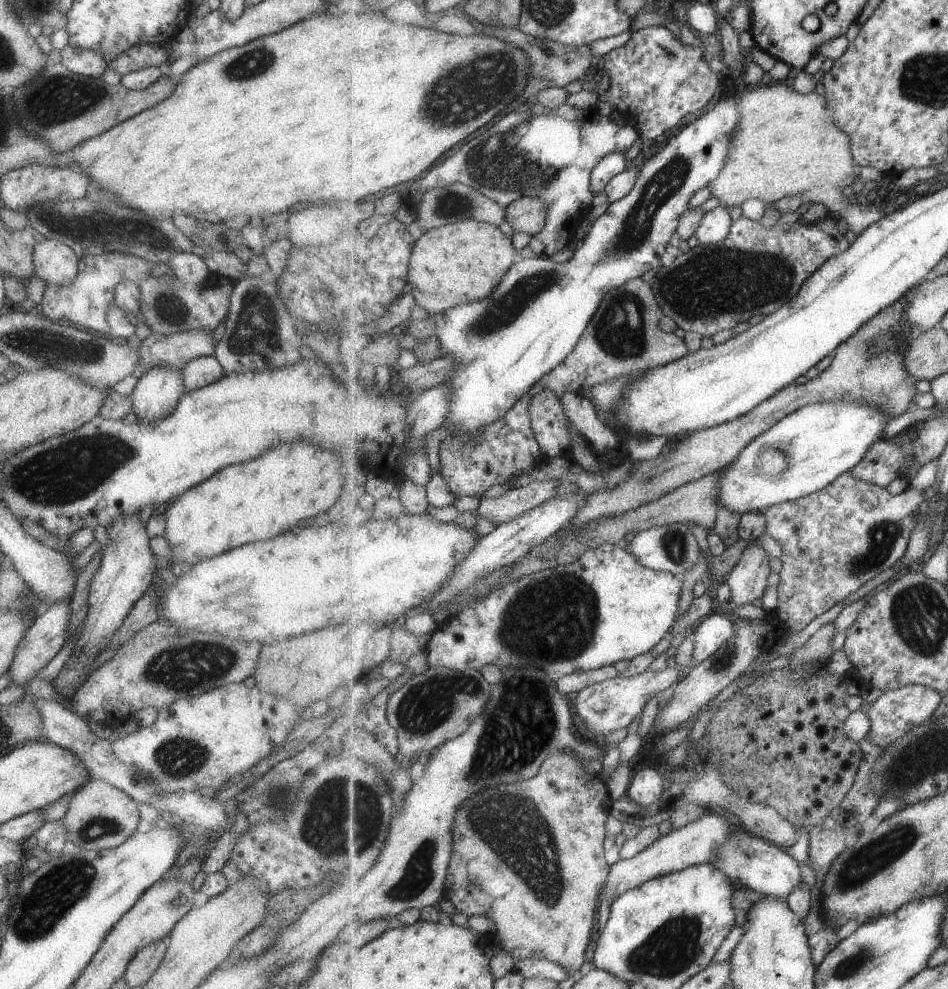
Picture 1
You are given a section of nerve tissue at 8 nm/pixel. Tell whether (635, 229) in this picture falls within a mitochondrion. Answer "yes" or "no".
yes

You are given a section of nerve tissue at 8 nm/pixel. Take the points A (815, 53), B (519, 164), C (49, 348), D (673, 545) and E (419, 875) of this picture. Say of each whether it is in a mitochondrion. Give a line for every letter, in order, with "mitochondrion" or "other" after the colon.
A: other
B: mitochondrion
C: mitochondrion
D: mitochondrion
E: mitochondrion

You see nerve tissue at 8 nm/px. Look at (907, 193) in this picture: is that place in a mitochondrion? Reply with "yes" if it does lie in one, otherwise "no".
no

